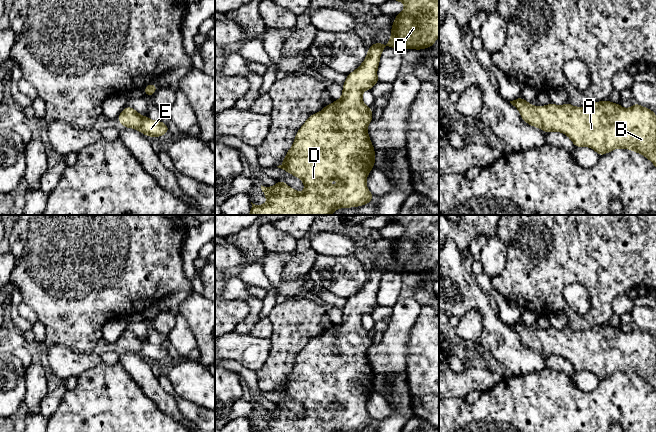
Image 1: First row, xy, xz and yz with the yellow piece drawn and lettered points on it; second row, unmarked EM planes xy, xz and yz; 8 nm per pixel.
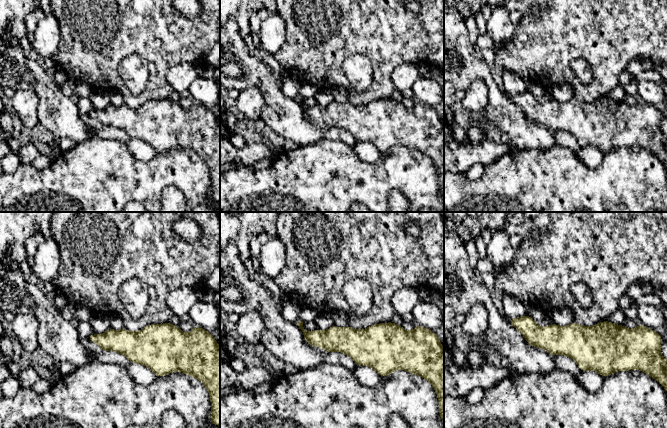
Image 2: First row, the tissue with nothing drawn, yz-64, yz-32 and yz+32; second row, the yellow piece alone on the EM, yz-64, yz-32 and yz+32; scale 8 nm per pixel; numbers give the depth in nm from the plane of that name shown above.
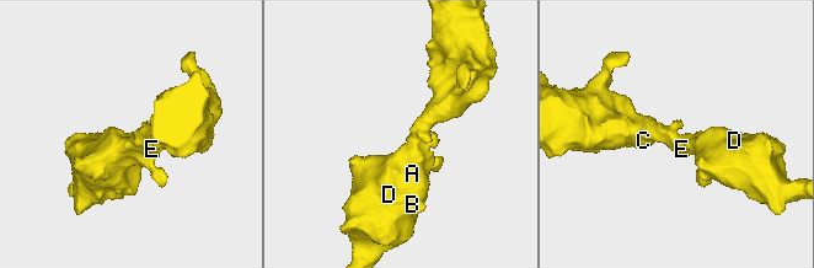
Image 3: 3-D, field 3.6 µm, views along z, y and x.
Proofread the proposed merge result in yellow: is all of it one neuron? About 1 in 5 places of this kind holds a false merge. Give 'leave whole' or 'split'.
leave whole

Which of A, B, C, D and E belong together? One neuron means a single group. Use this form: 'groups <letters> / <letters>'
groups A B C D E

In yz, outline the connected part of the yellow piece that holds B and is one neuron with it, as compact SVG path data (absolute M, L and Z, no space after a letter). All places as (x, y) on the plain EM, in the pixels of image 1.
M518 321L510 325L515 330L525 347L536 352L541 352L545 357L557 355L567 359L576 371L590 371L603 380L614 373L630 373L648 382L656 391L656 338L636 326L629 333L624 333L620 328L612 327L609 324L594 326L586 331L574 331L569 326L562 330L549 327L547 330L531 330L528 325Z

